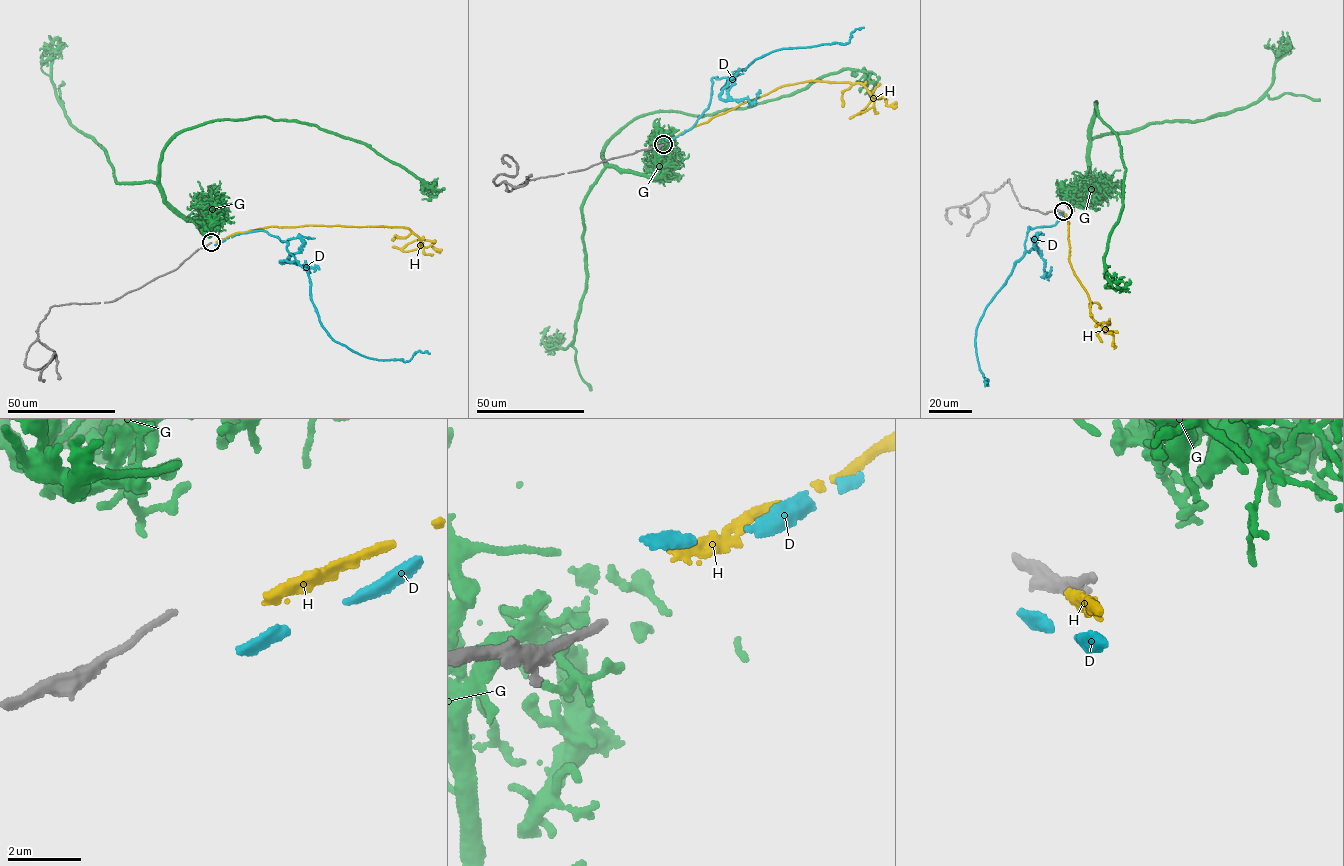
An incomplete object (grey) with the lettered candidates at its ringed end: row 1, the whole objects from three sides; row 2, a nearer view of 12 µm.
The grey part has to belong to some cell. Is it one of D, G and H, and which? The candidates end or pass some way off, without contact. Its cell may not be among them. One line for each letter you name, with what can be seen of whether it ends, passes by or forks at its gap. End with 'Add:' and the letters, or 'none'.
Add: none

